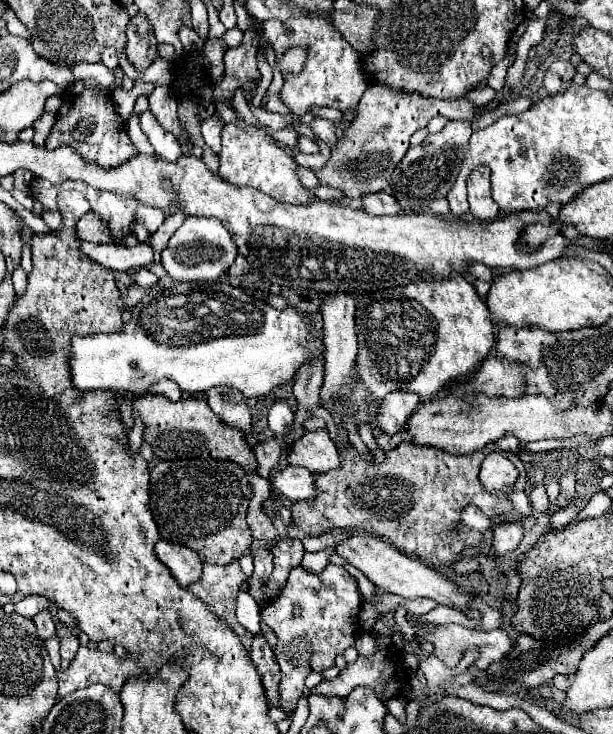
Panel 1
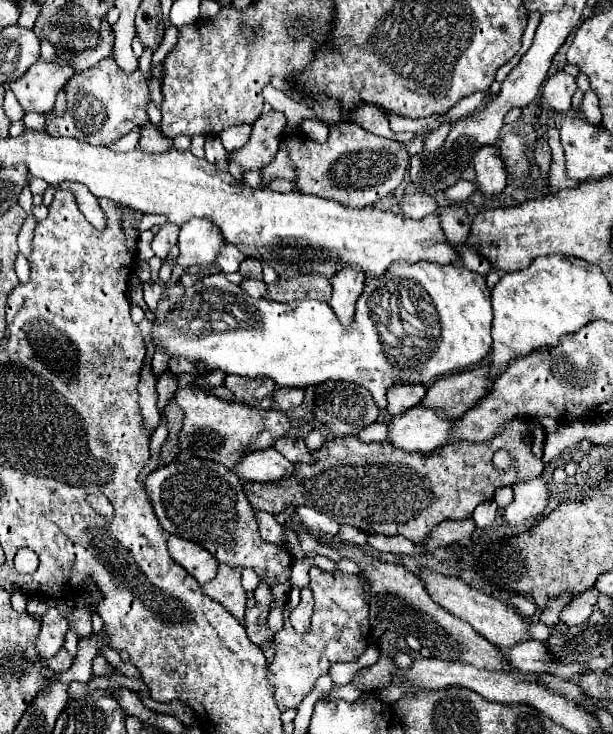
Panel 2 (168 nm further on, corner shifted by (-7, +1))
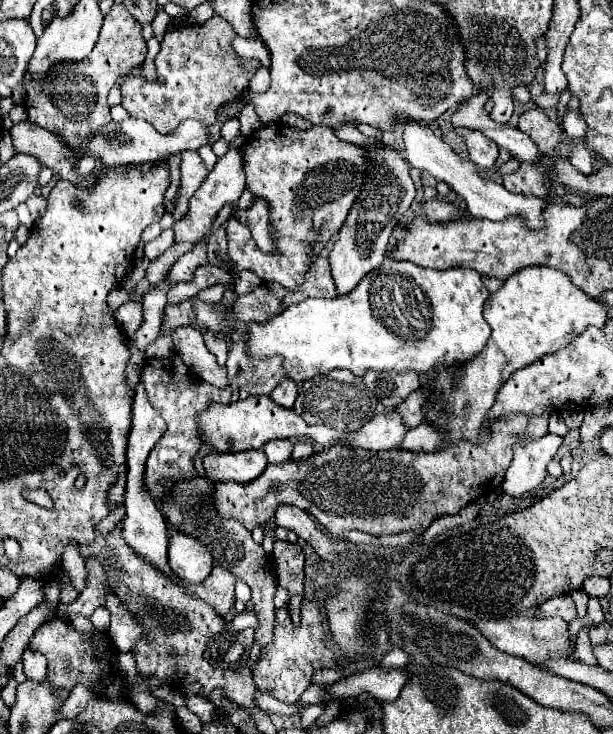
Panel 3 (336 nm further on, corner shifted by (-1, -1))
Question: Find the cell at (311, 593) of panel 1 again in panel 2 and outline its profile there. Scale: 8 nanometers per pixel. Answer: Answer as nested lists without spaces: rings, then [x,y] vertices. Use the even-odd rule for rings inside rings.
[[[310,568],[310,588],[314,592],[314,614],[312,626],[308,632],[298,634],[290,622],[290,610],[300,602],[300,588],[292,588],[288,594],[288,602],[284,608],[284,628],[274,636],[276,656],[272,664],[268,664],[268,678],[274,686],[274,698],[280,710],[298,708],[298,704],[310,694],[316,678],[328,674],[330,666],[336,662],[352,662],[362,656],[368,648],[368,638],[362,634],[360,626],[368,624],[368,602],[364,592],[364,578],[336,572],[322,572],[320,568]]]

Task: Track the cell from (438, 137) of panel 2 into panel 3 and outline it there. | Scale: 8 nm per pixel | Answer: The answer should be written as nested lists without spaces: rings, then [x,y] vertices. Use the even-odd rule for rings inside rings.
[[[401,116],[398,121],[402,124],[402,140],[404,140],[406,160],[428,174],[432,174],[436,180],[446,182],[456,194],[460,194],[466,200],[468,212],[474,218],[488,218],[488,220],[504,220],[508,216],[520,216],[530,230],[544,228],[542,212],[546,208],[546,202],[538,196],[524,196],[508,192],[502,184],[496,184],[492,180],[486,180],[478,174],[478,168],[474,164],[466,164],[456,152],[450,150],[448,144],[444,144],[440,138],[434,135],[432,129],[426,124],[414,122]]]

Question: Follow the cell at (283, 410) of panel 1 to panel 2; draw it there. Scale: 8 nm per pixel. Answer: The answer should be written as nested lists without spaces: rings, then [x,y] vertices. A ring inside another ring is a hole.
[[[278,388],[274,392],[274,408],[282,412],[290,412],[292,408],[302,404],[302,398],[304,398],[302,388]]]

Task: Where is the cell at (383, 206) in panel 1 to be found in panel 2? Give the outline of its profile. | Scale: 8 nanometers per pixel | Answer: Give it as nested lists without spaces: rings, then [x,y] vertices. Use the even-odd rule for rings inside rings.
[[[404,194],[398,206],[400,206],[400,214],[414,220],[420,220],[430,212],[436,212],[436,202],[432,200],[432,196],[426,194]]]

